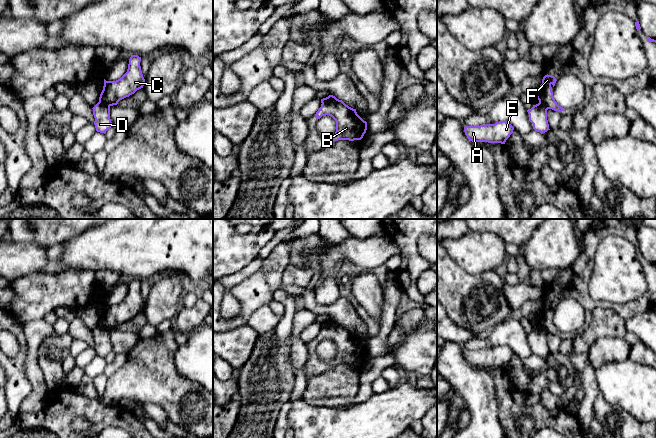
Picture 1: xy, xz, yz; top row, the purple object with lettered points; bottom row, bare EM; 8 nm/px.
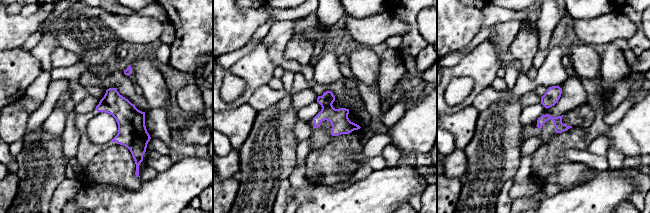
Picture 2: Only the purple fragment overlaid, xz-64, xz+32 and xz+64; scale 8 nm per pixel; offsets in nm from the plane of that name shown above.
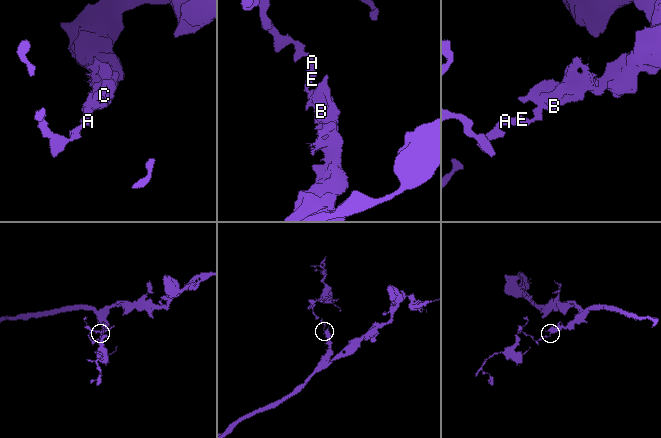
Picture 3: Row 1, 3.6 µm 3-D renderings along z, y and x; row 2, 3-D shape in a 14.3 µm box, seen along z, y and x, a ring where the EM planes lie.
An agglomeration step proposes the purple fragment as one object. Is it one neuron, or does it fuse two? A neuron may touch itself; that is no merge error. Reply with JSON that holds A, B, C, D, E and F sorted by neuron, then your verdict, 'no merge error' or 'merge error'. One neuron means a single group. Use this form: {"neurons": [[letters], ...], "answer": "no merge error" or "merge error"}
{"neurons": [["A", "D", "E"], ["B", "C", "F"]], "answer": "merge error"}

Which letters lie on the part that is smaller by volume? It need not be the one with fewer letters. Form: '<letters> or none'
A, D, E

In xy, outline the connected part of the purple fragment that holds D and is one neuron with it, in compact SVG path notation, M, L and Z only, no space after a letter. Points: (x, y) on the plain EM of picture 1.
M98 326L93 332L94 349L97 356L104 357L112 351L110 343L110 330Z

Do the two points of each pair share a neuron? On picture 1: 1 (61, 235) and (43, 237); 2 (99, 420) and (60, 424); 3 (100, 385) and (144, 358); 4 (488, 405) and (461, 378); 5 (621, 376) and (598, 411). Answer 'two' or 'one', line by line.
1: one
2: one
3: two
4: one
5: two

